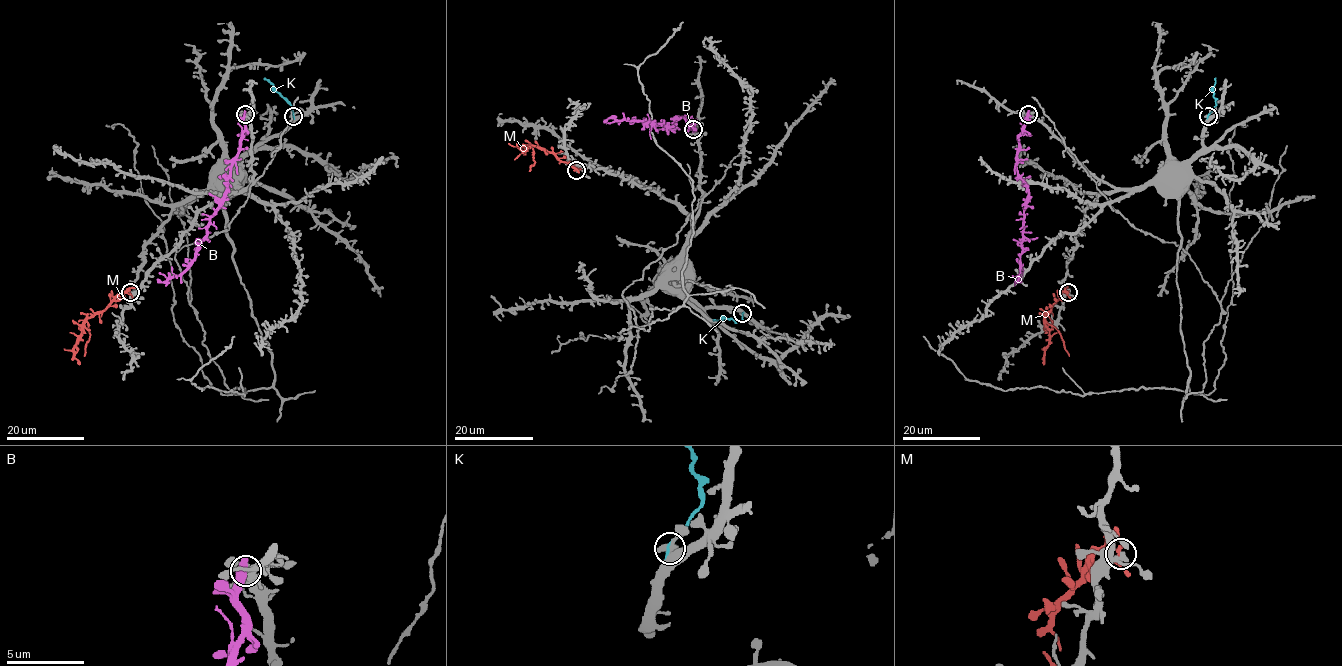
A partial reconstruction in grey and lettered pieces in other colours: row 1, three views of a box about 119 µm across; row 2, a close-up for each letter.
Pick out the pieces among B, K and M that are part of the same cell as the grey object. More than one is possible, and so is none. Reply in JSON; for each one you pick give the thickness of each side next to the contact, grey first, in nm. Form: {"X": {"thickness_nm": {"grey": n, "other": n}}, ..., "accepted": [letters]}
{"accepted": []}

